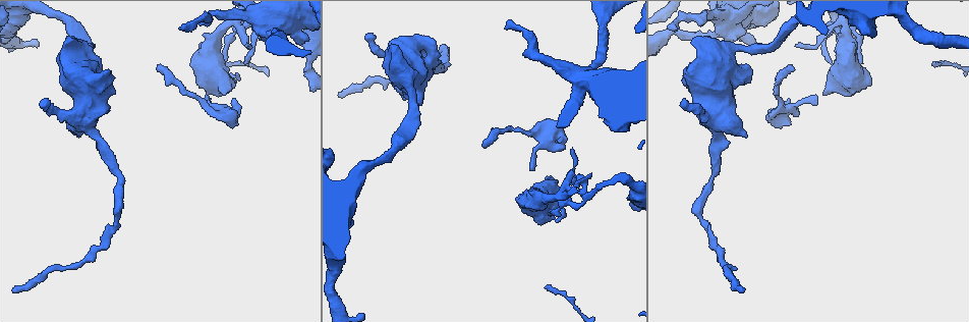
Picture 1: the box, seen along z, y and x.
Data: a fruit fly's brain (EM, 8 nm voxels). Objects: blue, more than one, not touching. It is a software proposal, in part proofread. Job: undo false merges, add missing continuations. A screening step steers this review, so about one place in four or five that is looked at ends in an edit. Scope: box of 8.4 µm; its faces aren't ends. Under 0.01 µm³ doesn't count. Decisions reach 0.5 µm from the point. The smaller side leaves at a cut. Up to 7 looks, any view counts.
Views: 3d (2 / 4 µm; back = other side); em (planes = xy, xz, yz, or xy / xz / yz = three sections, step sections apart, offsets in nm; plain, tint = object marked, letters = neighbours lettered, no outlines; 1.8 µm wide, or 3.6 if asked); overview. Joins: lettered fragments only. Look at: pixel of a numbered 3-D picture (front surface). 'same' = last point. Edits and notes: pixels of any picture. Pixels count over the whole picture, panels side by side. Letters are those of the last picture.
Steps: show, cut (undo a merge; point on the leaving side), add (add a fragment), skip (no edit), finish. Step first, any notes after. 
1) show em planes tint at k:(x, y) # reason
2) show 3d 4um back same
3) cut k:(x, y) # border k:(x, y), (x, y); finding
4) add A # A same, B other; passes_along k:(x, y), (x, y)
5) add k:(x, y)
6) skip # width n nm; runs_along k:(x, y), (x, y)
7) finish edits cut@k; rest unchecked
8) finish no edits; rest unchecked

show 3d 2um at 1:(157, 67)

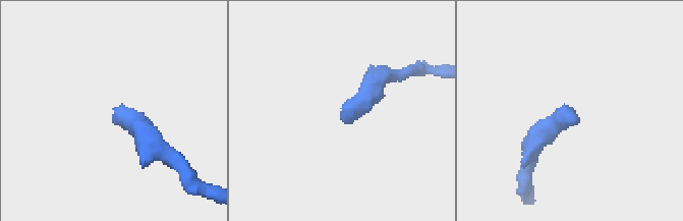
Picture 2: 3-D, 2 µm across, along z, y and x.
show em planes letters at 2:(340, 118) # need the tissue

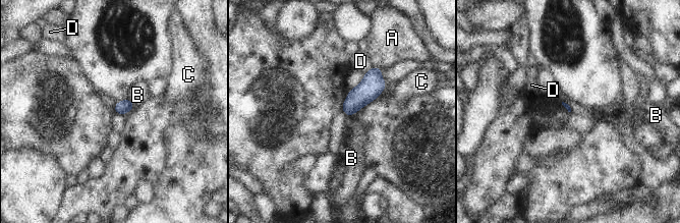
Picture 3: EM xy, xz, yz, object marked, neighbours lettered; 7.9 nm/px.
skip # A other, B other, C other, D other; none of them fits

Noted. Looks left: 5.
show 3d 4um at 1:(676, 30) # an open end

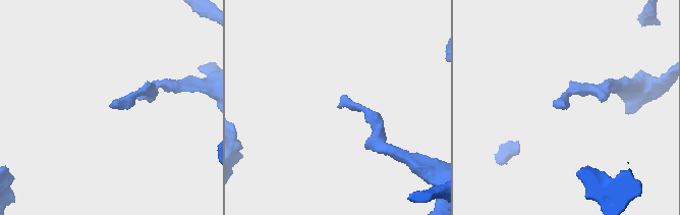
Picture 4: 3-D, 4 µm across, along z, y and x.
show em planes plain at 4:(337, 107) # shape alone is not enough

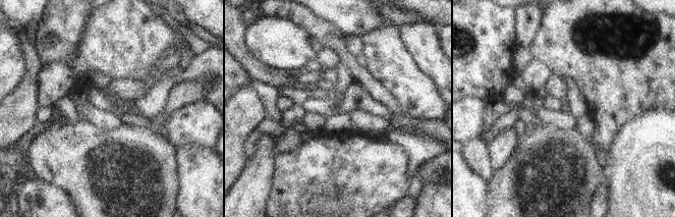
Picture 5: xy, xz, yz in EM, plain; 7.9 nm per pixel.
show em planes letters same # see the neighbours

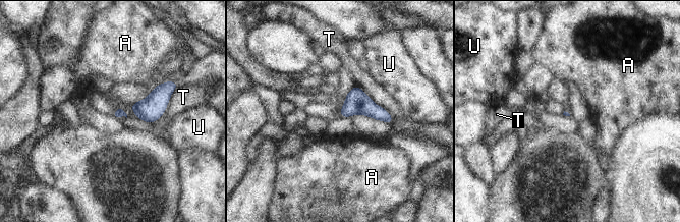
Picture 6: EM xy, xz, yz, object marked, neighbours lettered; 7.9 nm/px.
skip # A other, T other, U other; border 6:(355, 85), (393, 118); no lettered fragment goes on from it

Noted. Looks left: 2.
finish no edits; rest unchecked

